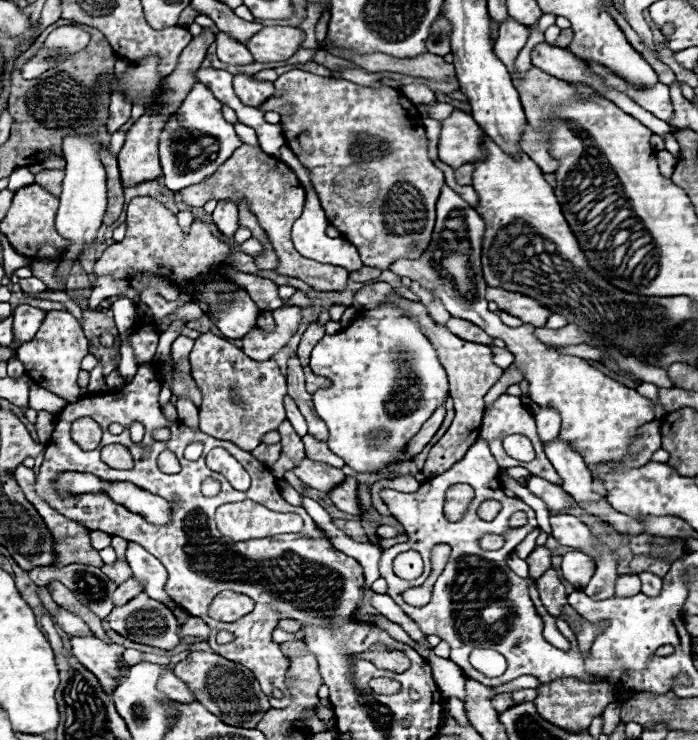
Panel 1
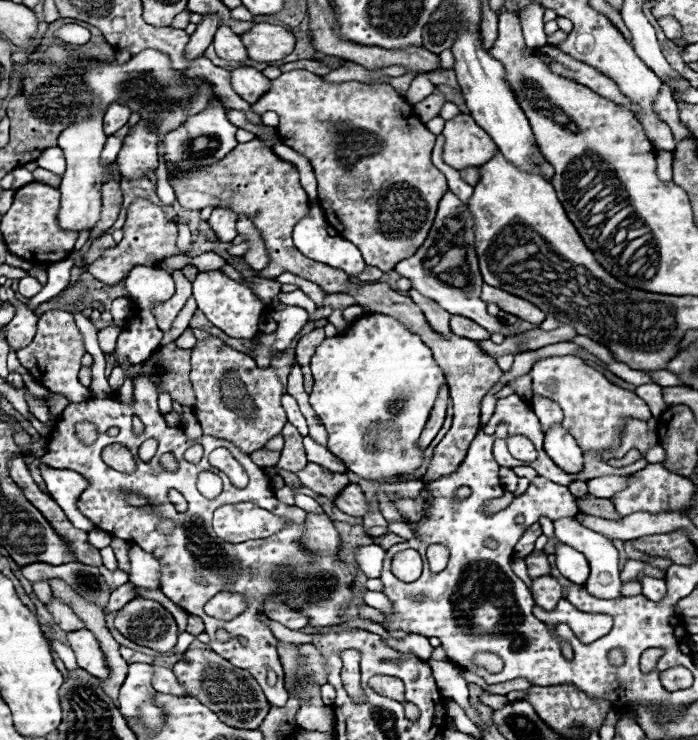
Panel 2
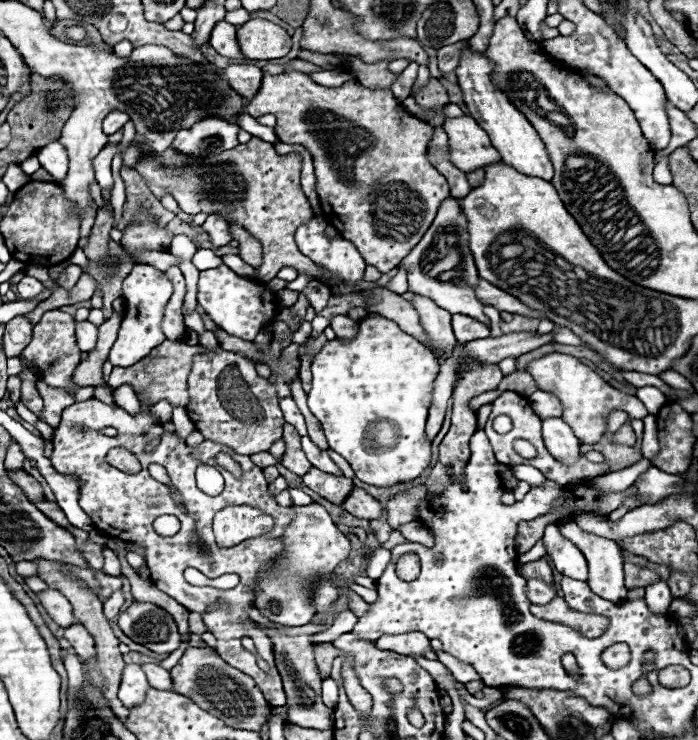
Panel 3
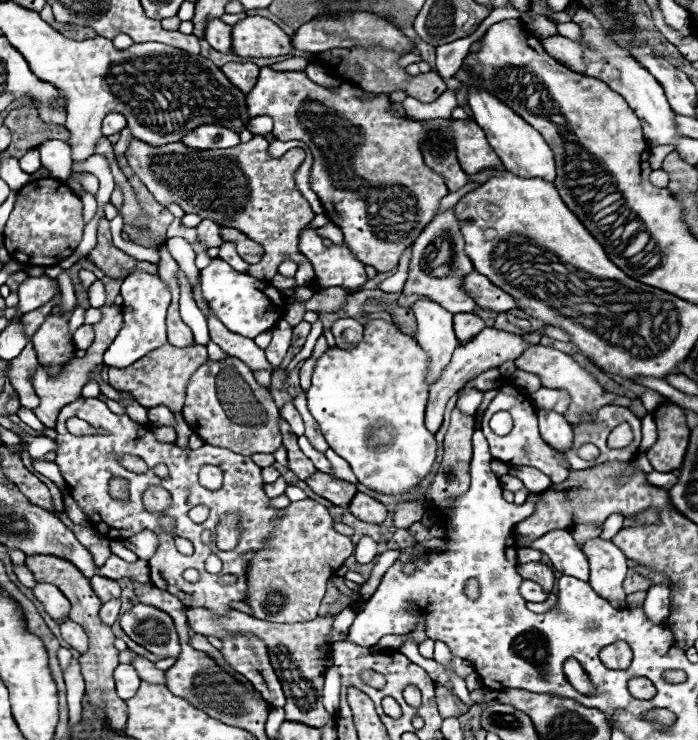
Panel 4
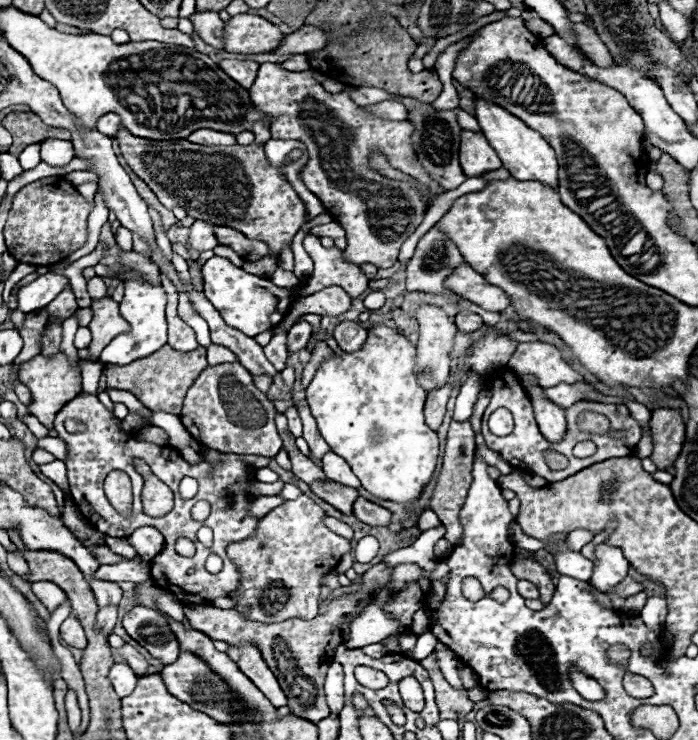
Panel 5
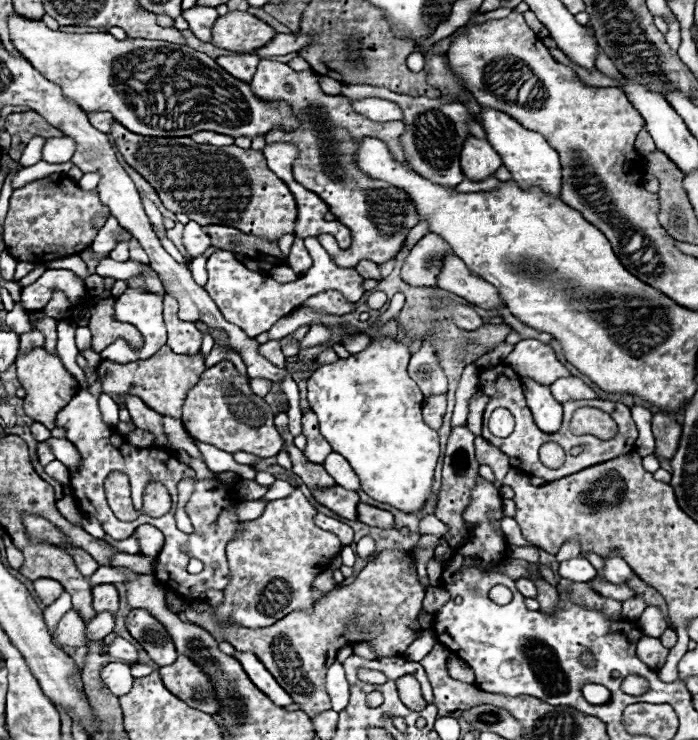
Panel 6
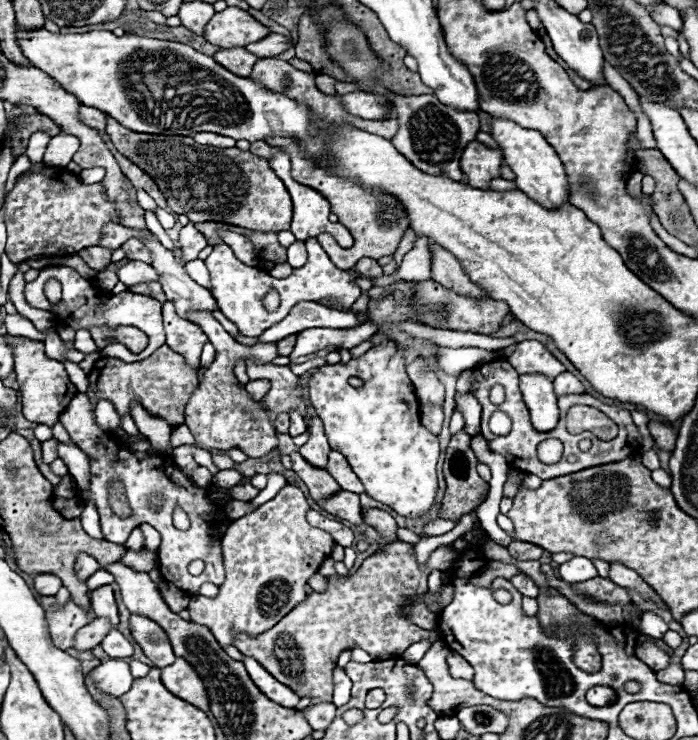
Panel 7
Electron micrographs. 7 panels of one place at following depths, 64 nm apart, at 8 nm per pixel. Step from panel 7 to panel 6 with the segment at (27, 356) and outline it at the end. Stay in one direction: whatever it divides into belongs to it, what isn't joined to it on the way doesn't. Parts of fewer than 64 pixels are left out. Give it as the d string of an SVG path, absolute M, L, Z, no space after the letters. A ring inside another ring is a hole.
M36 348L28 354L18 354L16 368L18 368L18 380L20 380L22 388L26 388L26 398L24 398L26 416L30 416L34 422L44 424L48 430L52 430L56 426L54 424L56 414L80 390L78 380L64 368L62 360L56 354L48 354L44 348Z

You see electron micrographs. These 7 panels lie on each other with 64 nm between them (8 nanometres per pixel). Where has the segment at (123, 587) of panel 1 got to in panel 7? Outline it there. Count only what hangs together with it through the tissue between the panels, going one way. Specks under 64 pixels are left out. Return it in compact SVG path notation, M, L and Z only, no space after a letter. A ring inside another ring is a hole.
M94 618L90 624L86 624L78 634L76 634L76 650L92 650L94 646L98 646L104 640L104 634L108 634L108 630L112 628L112 624L108 622L108 618Z

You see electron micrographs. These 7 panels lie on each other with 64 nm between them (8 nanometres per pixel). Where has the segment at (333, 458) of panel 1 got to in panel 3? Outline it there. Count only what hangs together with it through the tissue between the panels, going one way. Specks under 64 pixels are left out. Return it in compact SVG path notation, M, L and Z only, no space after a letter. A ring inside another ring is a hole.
M308 436L302 438L302 448L304 448L308 460L312 462L312 466L316 466L316 468L320 468L320 470L324 470L324 472L328 472L328 474L340 476L340 468L330 460L328 452L326 452L326 450L320 450Z

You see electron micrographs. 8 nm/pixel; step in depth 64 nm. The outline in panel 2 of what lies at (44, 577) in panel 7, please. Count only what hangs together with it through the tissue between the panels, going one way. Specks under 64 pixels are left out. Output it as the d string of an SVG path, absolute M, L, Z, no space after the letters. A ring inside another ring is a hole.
M52 598L52 602L48 604L48 610L52 612L54 622L56 622L62 630L68 632L68 630L82 630L82 628L84 628L84 622L82 622L64 602Z

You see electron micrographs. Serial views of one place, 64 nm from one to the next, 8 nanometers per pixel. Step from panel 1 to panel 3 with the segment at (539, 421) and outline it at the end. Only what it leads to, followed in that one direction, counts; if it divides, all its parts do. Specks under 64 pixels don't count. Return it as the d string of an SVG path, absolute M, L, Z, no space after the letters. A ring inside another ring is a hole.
M536 390L530 398L530 406L536 410L536 414L544 420L544 418L560 418L562 416L562 404L556 396L552 396L550 392L542 392Z

